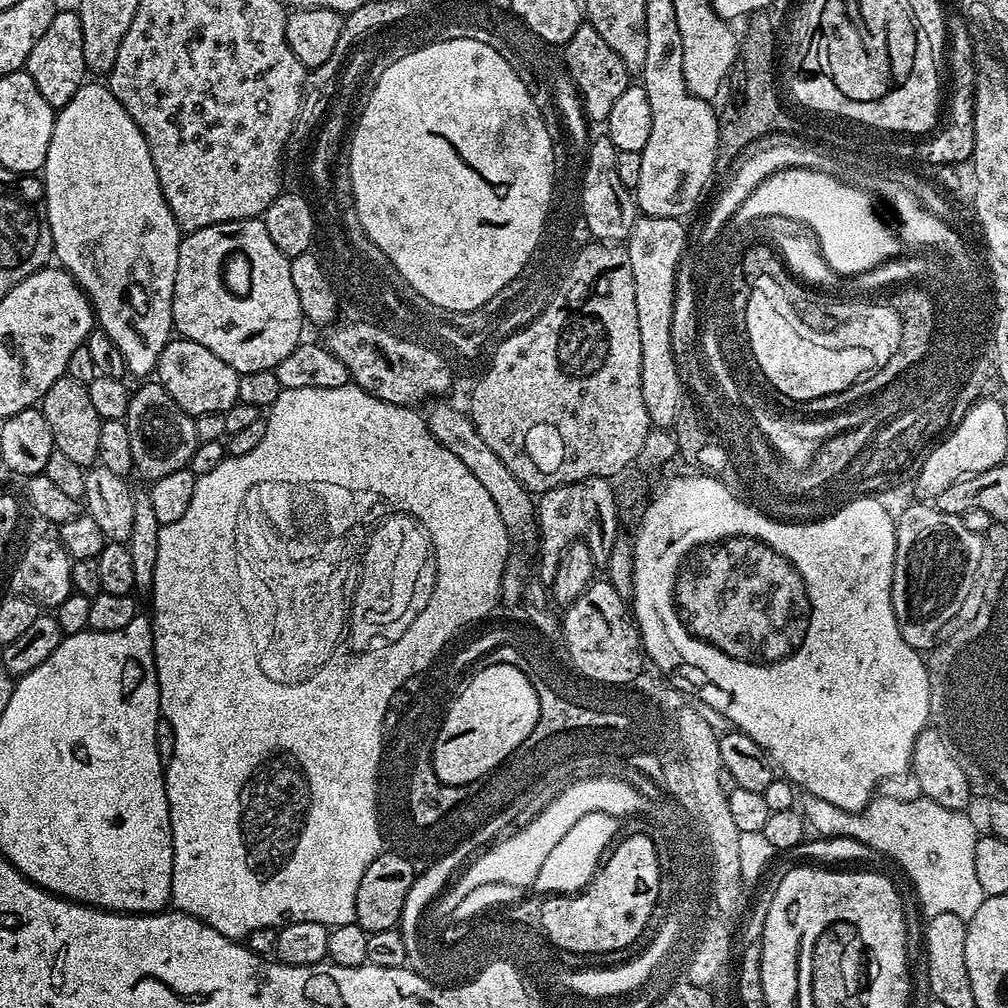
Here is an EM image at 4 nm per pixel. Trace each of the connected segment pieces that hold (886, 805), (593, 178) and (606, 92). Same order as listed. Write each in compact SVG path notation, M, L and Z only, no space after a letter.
M877 795L868 801L863 812L847 812L836 808L834 802L826 802L815 798L809 799L808 806L803 807L804 817L810 825L811 831L828 836L845 836L867 844L873 853L885 852L892 860L897 860L904 867L903 875L912 880L920 895L921 909L928 916L938 914L958 914L965 922L972 920L978 914L978 906L986 899L978 874L974 874L974 846L978 839L978 831L972 825L967 811L955 812L946 810L946 806L938 806L933 800L911 800L898 802L894 798Z
M606 138L593 139L589 146L588 164L579 185L581 186L579 211L591 235L600 242L627 241L638 217L633 193L626 186L622 186L622 181L618 178L616 154L616 148Z
M589 22L581 23L580 28L574 30L563 50L565 66L576 86L585 117L592 122L607 121L614 102L618 102L622 90L626 90L630 83L630 71L627 66Z

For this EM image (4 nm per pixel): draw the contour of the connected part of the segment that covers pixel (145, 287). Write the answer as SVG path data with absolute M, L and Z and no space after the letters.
M85 82L78 90L78 94L74 94L71 102L56 112L50 146L46 150L46 162L42 169L43 176L44 196L48 199L46 219L52 231L52 247L59 267L69 272L80 284L80 288L91 301L99 327L106 334L110 334L110 338L114 338L114 346L118 346L118 350L122 350L122 358L126 358L129 373L133 377L135 375L144 376L140 378L151 377L156 371L156 363L162 350L174 336L172 303L174 302L174 278L178 274L178 250L180 249L182 233L166 198L162 194L158 170L154 168L154 158L150 156L150 146L146 146L146 138L142 134L142 130L138 130L134 118L130 118L130 114L126 114L122 102L118 102L118 98L114 98L112 91L103 83Z

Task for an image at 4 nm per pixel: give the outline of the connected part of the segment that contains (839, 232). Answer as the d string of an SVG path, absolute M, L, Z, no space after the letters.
M786 168L767 176L738 206L735 223L750 225L751 216L764 212L780 212L803 222L805 228L815 229L824 246L828 261L882 260L876 258L876 223L880 221L872 209L872 196L855 183L843 184L831 172L815 172L809 168Z

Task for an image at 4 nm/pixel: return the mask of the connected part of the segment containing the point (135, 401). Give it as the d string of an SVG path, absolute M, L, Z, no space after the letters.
M159 382L141 384L144 385L132 392L126 423L130 430L130 450L134 454L132 467L145 476L145 481L151 482L188 466L198 443L196 421L174 402L174 398L170 398Z

